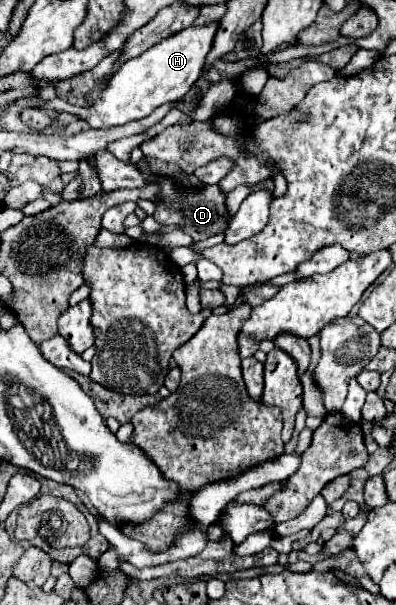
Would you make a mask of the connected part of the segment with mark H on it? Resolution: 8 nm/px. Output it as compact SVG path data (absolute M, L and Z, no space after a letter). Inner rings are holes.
M208 22L204 26L190 26L170 38L164 38L144 54L126 60L120 66L120 70L112 76L100 98L88 108L70 106L60 98L42 100L42 96L38 96L38 106L46 110L68 110L72 114L78 114L92 128L110 128L110 126L126 124L130 120L144 118L146 114L152 114L158 106L172 100L182 100L188 94L192 84L200 78L206 54L212 50L216 32L218 32L218 22Z

